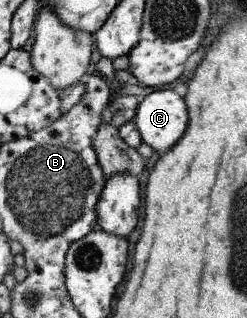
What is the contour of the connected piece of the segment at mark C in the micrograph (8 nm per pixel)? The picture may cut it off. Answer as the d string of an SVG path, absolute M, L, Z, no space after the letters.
M158 89L141 97L132 121L146 145L168 151L188 127L188 109L180 95Z

